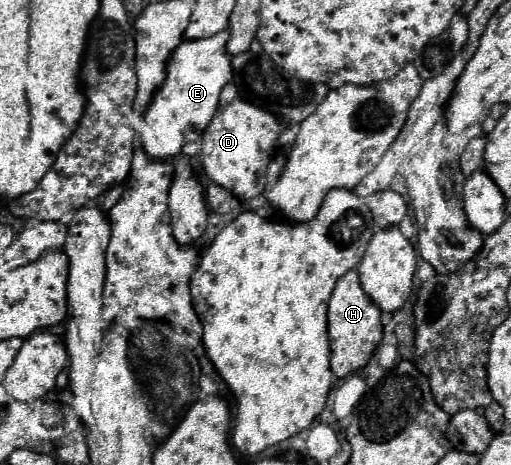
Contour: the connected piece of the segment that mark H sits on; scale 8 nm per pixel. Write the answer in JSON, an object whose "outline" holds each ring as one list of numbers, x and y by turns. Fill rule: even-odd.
{"outline":[[351,270,347,272,335,286,329,308,327,308,327,340,331,348,331,370,335,376,343,378,349,376,351,372,367,366,373,348,381,342,383,332,379,324,379,314,381,310,367,298,367,294,361,290,357,272]]}

